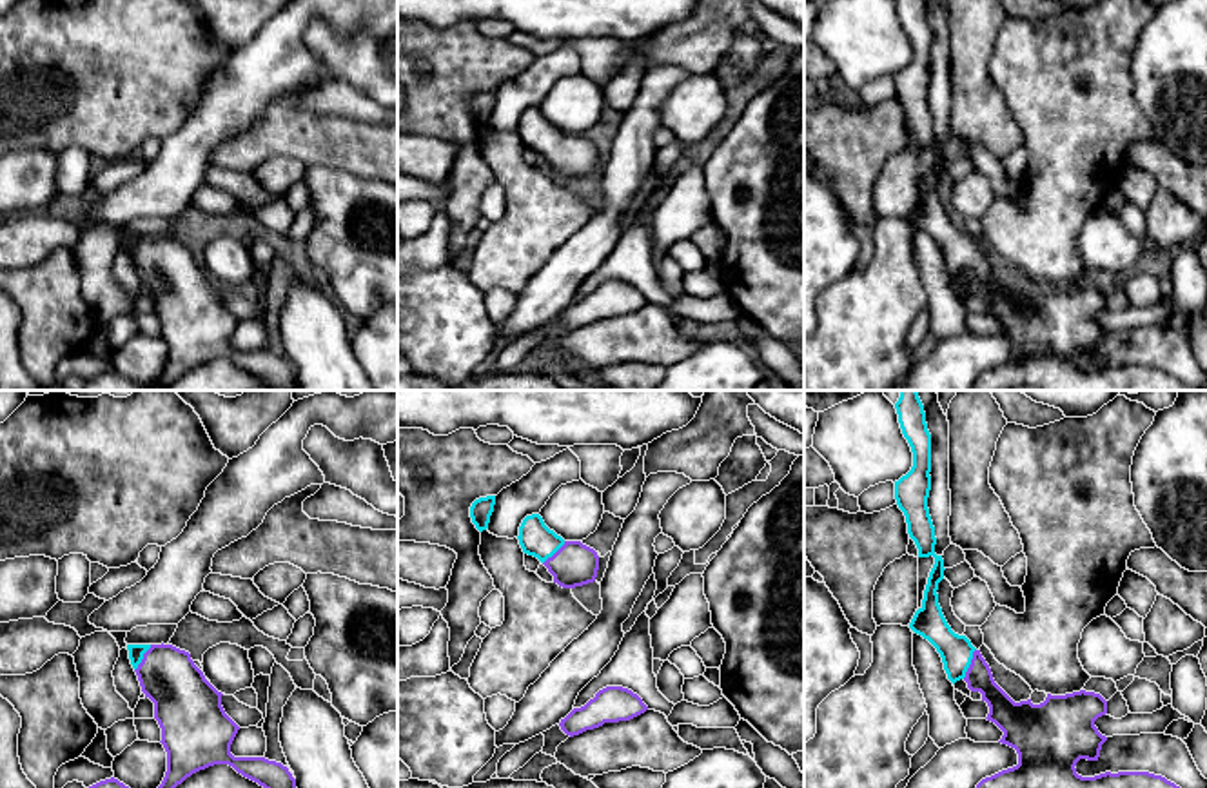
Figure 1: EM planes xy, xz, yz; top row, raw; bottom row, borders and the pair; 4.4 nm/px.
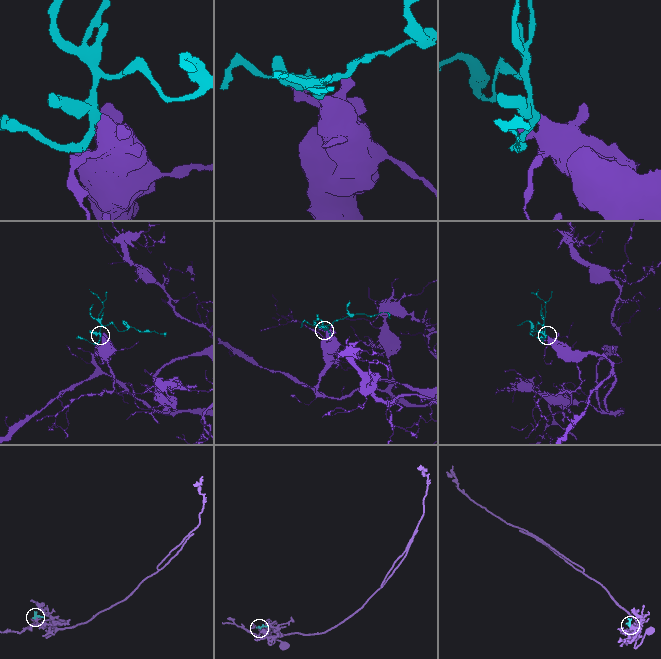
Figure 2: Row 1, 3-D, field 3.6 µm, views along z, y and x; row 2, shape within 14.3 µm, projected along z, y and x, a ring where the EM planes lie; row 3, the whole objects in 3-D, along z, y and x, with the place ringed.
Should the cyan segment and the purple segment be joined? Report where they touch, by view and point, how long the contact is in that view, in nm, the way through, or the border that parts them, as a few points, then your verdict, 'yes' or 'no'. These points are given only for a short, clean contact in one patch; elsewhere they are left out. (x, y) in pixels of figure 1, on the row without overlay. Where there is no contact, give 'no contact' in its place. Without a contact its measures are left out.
contact yz (970, 256); length 150 nm; way yz (955, 244), (970, 256), (1002, 302); yes

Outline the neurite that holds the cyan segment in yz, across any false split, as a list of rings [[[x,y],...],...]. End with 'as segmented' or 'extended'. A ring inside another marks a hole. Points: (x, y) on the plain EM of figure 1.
[[[895,0],[904,31],[913,45],[911,64],[895,74],[895,93],[906,109],[908,127],[918,142],[918,151],[935,151],[924,183],[922,200],[915,205],[909,222],[927,232],[942,251],[947,272],[955,278],[964,272],[971,285],[980,285],[987,296],[987,314],[995,316],[1002,325],[998,336],[1016,343],[1018,358],[982,372],[973,390],[1011,390],[1029,387],[1031,390],[1196,390],[1162,369],[1149,365],[1118,365],[1082,370],[1076,367],[1080,352],[1098,354],[1102,338],[1107,334],[1098,325],[1094,314],[1107,307],[1107,294],[1094,285],[1073,285],[1065,289],[1047,287],[1045,294],[1033,298],[1031,292],[1015,296],[993,272],[991,261],[966,229],[958,229],[947,218],[938,198],[938,176],[944,172],[944,153],[935,147],[935,120],[927,102],[931,84],[931,27],[926,16],[924,0]]]; extended

